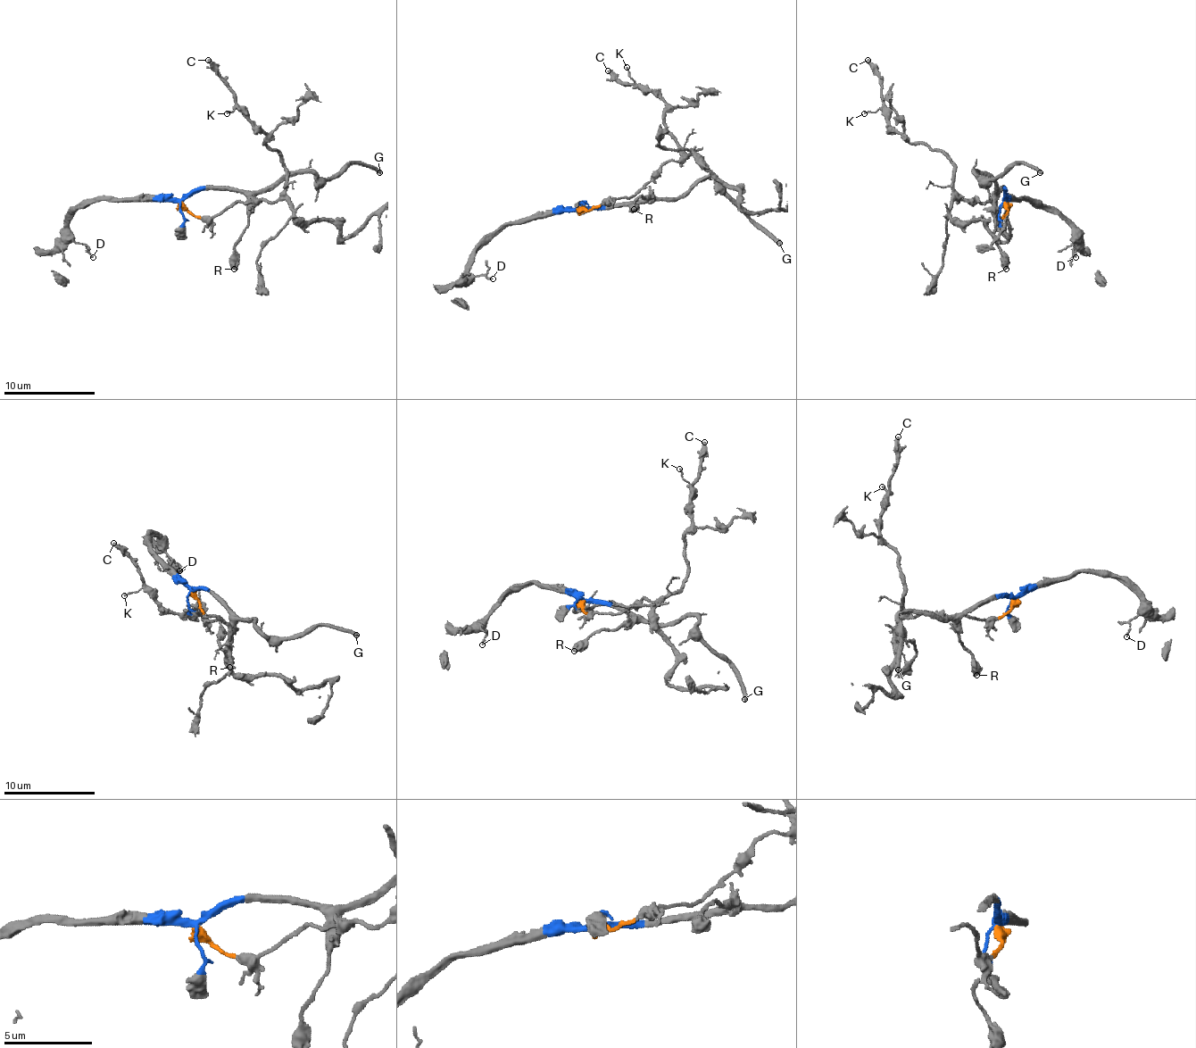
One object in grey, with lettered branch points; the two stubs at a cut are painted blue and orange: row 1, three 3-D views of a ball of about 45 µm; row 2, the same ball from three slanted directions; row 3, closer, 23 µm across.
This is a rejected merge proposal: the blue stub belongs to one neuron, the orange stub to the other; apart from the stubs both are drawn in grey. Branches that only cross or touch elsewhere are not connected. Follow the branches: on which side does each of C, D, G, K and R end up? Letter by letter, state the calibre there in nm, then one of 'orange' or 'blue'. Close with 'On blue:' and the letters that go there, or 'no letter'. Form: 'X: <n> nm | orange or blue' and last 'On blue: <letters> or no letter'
C: 300 nm | orange
D: 140 nm | blue
G: 360 nm | blue
K: 130 nm | orange
R: 600 nm | blue
On blue: D, G, R

